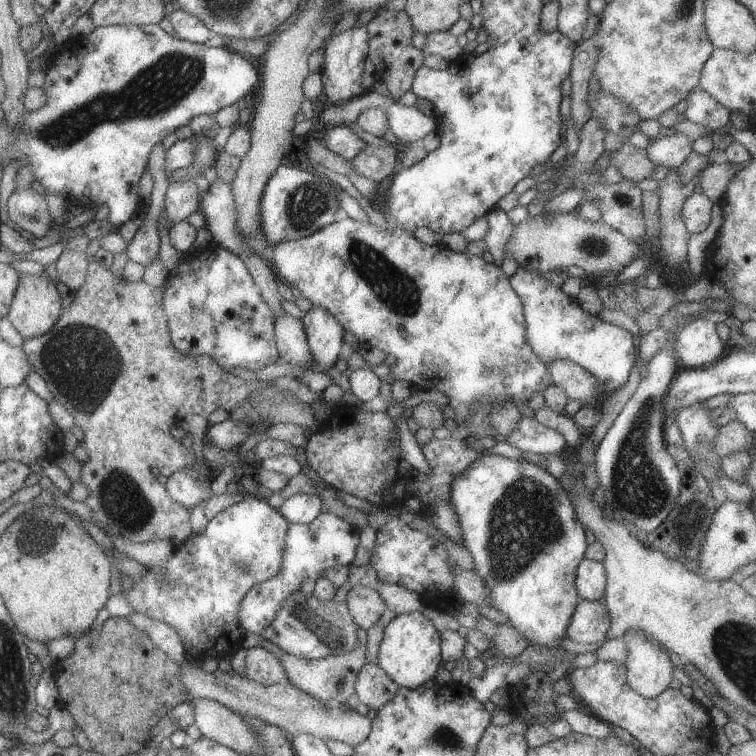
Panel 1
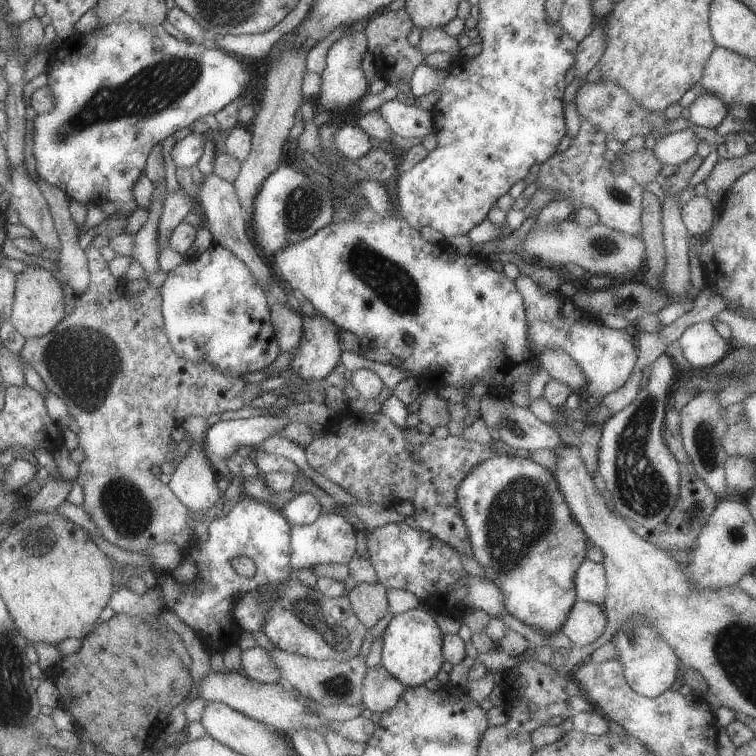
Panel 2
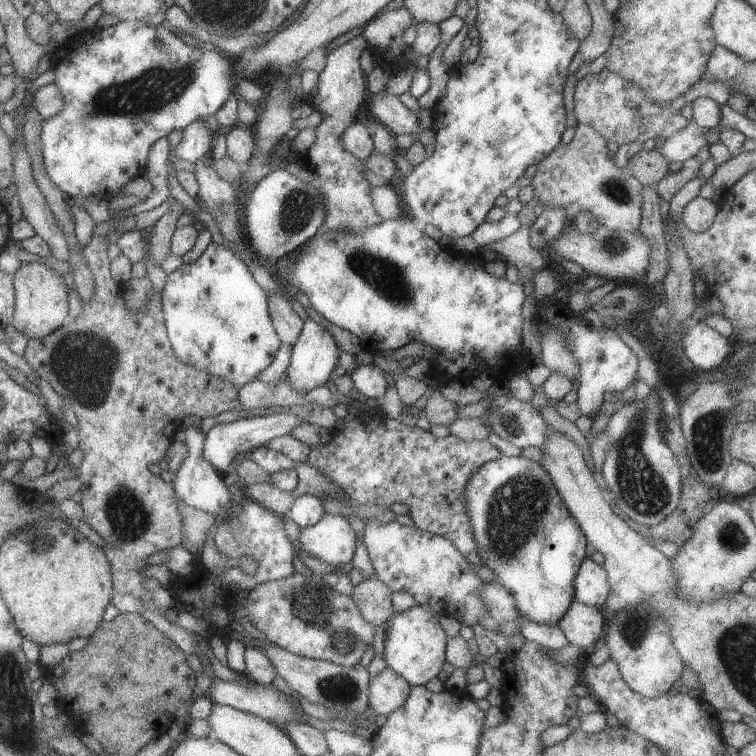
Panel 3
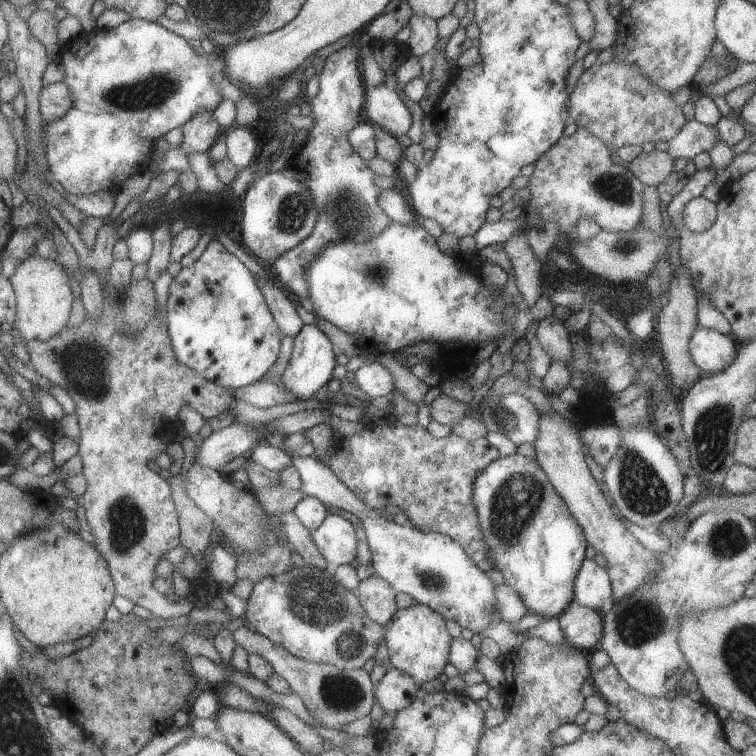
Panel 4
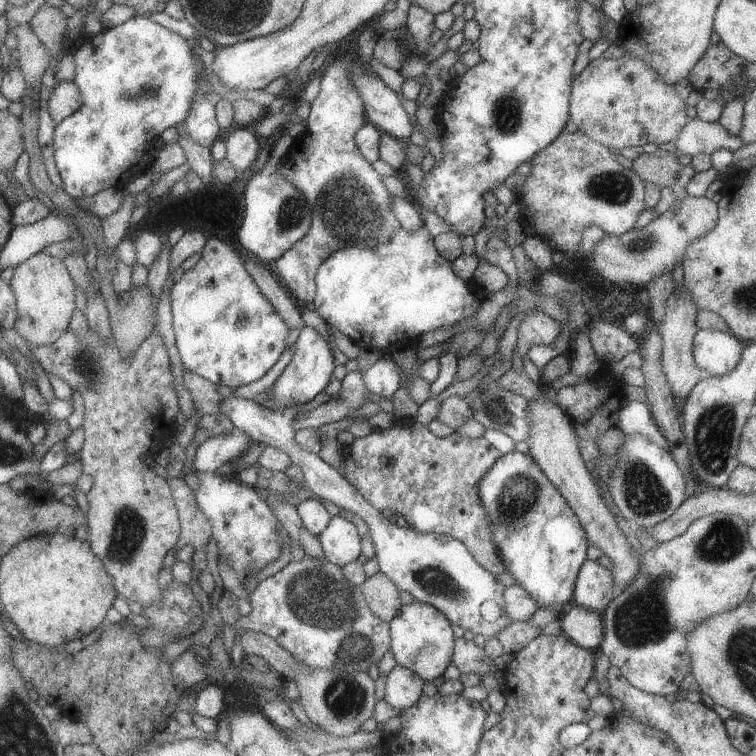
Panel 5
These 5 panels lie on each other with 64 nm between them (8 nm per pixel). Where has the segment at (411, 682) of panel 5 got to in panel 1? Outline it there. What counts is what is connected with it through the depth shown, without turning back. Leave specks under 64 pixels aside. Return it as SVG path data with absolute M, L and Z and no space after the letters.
M366 662L355 680L357 700L365 704L371 712L385 706L397 690L399 686L393 683L393 680L374 662Z

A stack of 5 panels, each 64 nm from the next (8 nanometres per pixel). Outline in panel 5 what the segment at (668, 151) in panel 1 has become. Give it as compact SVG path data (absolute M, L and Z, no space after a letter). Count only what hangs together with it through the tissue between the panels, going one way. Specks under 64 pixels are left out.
M697 117L690 118L683 130L677 134L674 142L677 148L675 155L703 153L710 155L719 148L725 148L729 152L735 152L743 146L741 138L729 134L719 122L705 122Z

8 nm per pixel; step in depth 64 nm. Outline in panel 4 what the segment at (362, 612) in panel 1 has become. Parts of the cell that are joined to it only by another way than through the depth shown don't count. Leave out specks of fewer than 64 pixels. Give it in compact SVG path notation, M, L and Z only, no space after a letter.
M372 574L363 579L355 592L365 616L379 625L384 625L398 609L395 604L396 592L381 576Z

